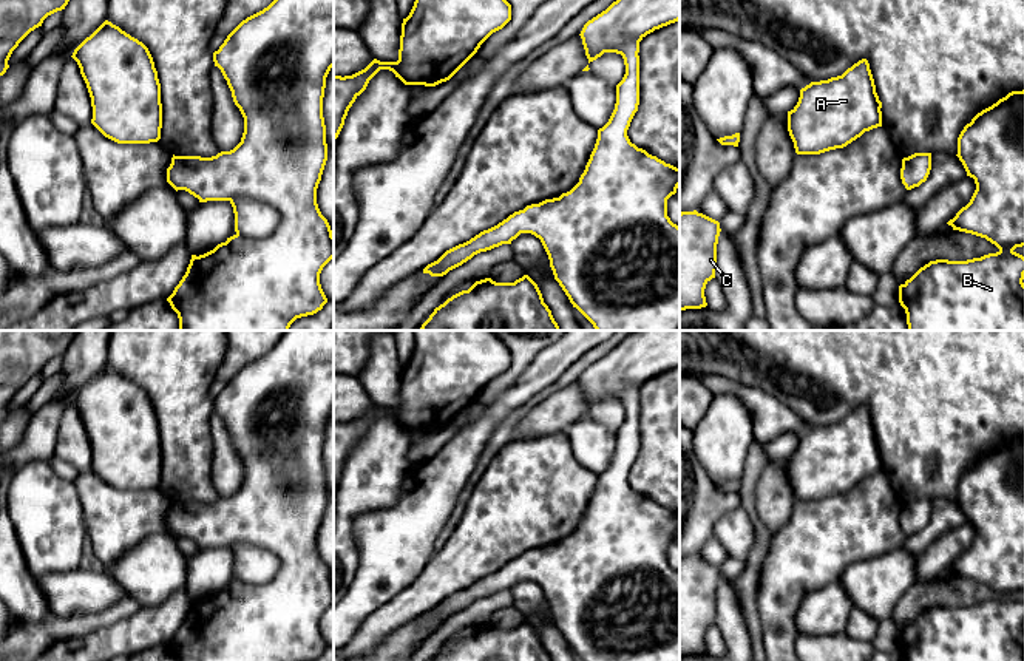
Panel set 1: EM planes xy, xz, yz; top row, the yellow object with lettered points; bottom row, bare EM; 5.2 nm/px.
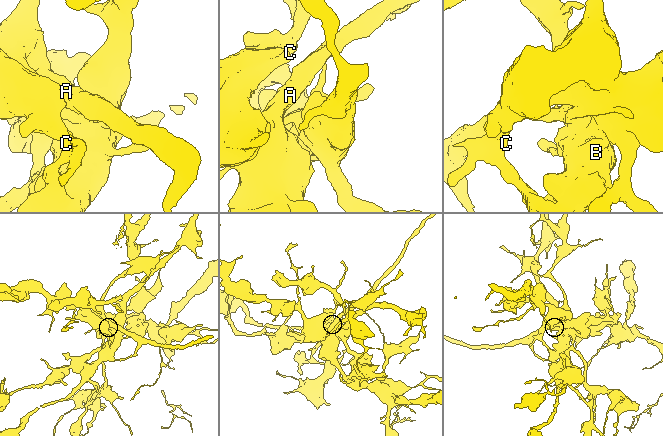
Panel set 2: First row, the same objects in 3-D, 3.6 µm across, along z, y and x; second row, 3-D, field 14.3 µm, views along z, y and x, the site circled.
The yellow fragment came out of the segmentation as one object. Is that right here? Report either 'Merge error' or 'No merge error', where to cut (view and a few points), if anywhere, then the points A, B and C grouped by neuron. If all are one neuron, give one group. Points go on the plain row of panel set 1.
Merge error. Split along xy (230, 545), (254, 544), (271, 550), (280, 561), (277, 575). Groups: A C / B

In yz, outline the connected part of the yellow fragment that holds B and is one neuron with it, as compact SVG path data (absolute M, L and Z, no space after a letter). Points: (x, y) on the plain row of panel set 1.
M999 596L967 607L936 605L899 632L907 661L1024 661L1024 602Z

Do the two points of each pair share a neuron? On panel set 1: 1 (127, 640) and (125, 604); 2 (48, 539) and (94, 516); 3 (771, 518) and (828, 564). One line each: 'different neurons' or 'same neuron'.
1: different neurons
2: different neurons
3: different neurons

